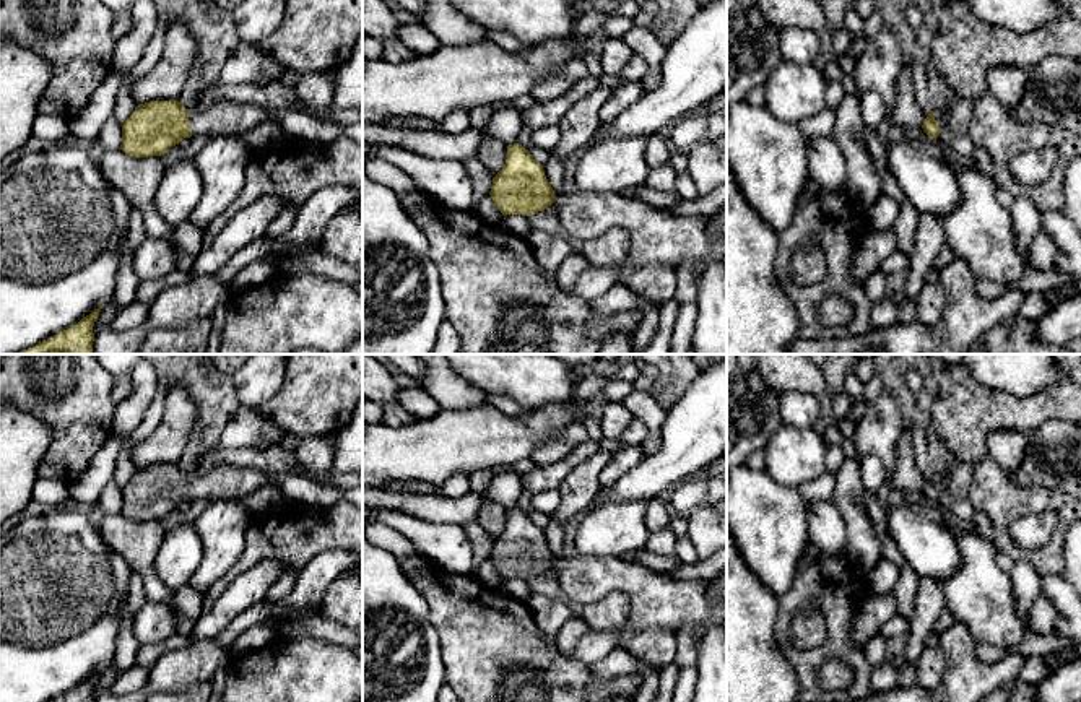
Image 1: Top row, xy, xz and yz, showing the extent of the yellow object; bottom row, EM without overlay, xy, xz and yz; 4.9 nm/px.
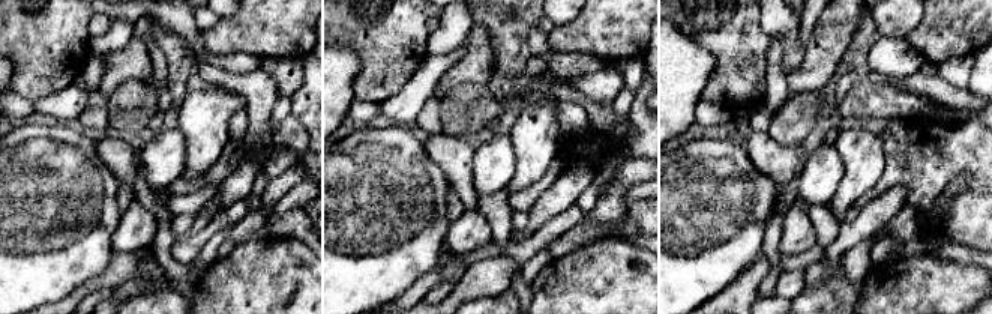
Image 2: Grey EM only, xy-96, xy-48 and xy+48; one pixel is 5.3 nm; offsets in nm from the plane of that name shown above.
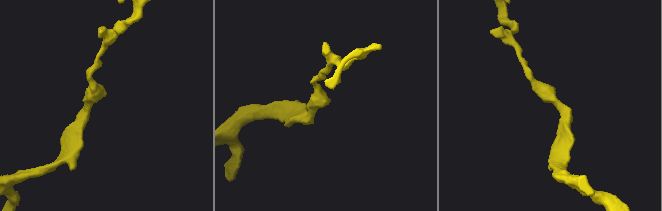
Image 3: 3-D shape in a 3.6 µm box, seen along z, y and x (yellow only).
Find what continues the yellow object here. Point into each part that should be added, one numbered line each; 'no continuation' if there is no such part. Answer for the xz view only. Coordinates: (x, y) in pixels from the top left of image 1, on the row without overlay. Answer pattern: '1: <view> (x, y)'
1: xz (657, 600)

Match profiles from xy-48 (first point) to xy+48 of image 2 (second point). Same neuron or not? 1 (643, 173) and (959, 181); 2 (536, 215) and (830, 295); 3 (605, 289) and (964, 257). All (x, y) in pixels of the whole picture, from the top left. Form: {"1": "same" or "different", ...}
{"1": "same", "2": "same", "3": "different"}

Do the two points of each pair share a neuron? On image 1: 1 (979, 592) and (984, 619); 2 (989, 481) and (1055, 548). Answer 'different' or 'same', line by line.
1: same
2: same

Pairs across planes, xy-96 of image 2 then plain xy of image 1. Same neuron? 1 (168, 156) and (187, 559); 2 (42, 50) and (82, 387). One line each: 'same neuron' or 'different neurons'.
1: same neuron
2: same neuron

